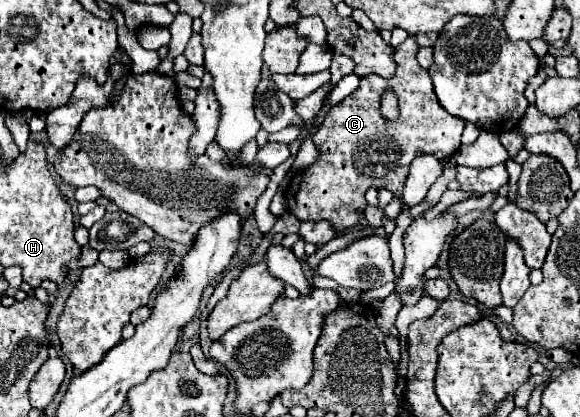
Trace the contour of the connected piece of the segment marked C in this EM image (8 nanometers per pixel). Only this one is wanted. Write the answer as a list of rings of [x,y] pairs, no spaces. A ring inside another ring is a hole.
[[[407,37],[393,51],[397,71],[391,79],[367,75],[347,99],[333,105],[325,115],[323,125],[313,135],[319,151],[317,161],[299,171],[285,191],[289,211],[295,217],[301,221],[329,221],[335,231],[355,227],[359,225],[357,213],[367,207],[365,191],[369,187],[389,189],[395,197],[401,197],[403,203],[405,179],[415,157],[429,153],[443,161],[459,149],[465,121],[447,115],[439,105],[429,73],[417,63],[417,51],[417,39]],[[387,89],[393,89],[399,99],[401,115],[397,121],[387,121],[379,113],[381,95]]]

